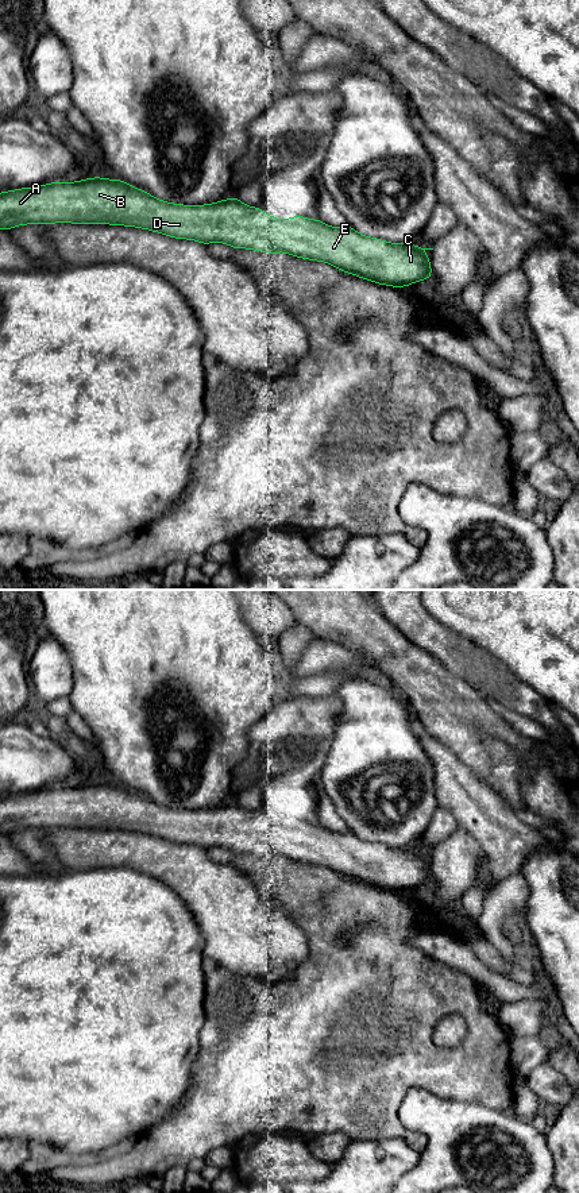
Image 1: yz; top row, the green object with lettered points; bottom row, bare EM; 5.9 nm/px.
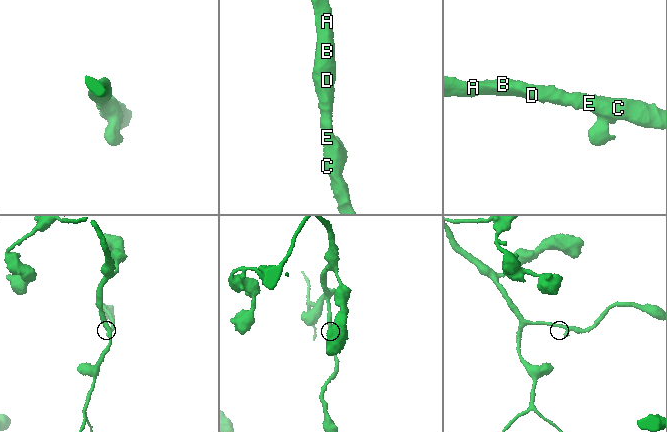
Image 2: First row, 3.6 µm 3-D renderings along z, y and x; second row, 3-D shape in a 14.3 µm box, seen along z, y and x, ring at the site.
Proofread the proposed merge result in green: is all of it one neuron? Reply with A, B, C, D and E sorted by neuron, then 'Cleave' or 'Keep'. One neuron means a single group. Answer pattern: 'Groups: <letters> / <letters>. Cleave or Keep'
Groups: A B C D E. Keep

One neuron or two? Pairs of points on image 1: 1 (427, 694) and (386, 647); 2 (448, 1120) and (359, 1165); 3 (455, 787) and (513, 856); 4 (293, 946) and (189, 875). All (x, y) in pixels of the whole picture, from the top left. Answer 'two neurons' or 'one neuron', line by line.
1: one neuron
2: two neurons
3: one neuron
4: one neuron

